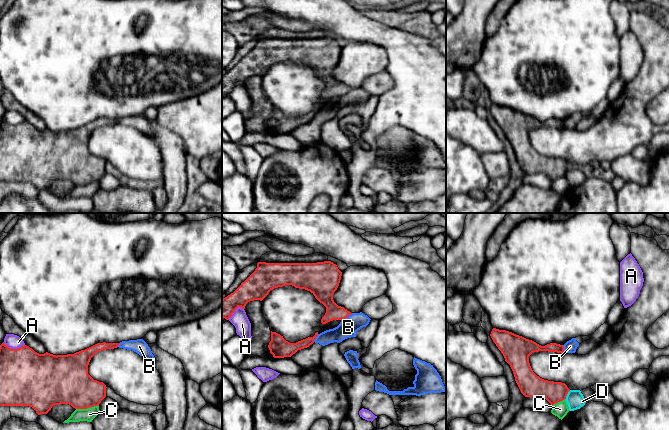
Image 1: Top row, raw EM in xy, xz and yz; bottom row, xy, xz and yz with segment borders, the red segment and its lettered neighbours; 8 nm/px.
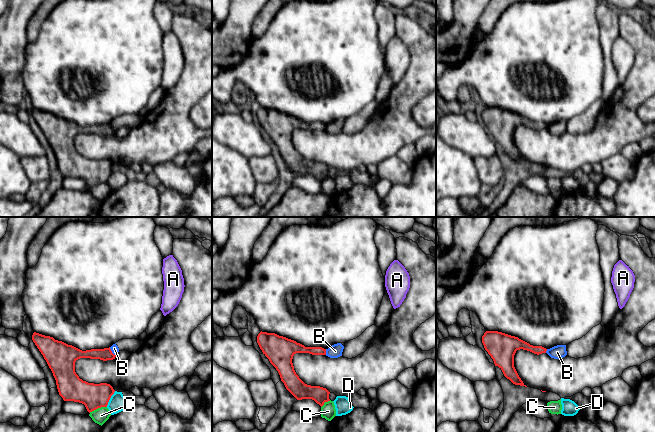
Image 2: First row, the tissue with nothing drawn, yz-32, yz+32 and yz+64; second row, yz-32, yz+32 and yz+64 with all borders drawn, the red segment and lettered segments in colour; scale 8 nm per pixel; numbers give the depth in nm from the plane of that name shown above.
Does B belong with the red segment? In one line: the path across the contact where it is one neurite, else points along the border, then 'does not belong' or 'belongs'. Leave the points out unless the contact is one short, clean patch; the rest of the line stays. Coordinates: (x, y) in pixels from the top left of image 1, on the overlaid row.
border xz (352, 313), (341, 320); does not belong

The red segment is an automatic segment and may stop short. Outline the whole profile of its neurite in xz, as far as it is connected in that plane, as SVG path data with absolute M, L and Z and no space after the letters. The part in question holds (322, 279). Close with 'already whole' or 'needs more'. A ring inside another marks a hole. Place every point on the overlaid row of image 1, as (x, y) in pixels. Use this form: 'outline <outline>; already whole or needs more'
outline M331 261L317 263L266 263L258 262L255 271L230 295L222 299L222 317L228 320L238 307L245 309L248 302L262 301L271 290L286 285L310 291L315 298L326 307L326 313L321 319L322 324L333 320L344 320L352 313L338 306L333 300L342 272Z; already whole

